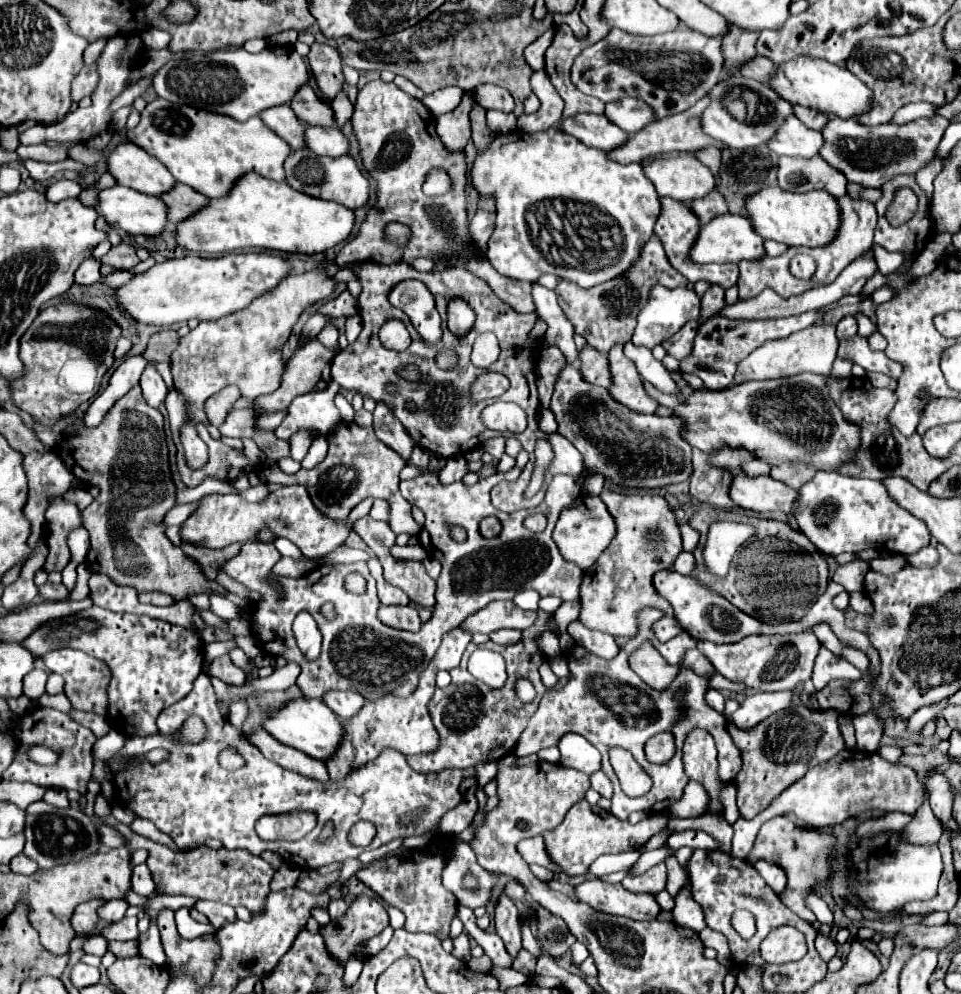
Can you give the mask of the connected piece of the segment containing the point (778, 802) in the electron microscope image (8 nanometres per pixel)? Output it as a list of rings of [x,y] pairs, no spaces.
[[[845,749],[839,751],[833,759],[829,759],[829,763],[819,763],[817,767],[809,769],[797,783],[789,785],[781,795],[777,795],[777,799],[755,819],[747,821],[739,817],[733,823],[735,835],[733,835],[731,855],[745,859],[749,849],[753,847],[759,827],[777,815],[795,813],[809,827],[819,829],[819,827],[843,823],[865,811],[901,811],[915,815],[917,809],[923,805],[923,801],[925,801],[923,783],[919,781],[917,773],[911,767],[889,763],[881,759],[877,753]]]

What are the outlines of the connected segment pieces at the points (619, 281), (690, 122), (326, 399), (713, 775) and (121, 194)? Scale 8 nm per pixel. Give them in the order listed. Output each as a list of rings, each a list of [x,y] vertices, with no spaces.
[[[651,237],[649,243],[645,243],[643,251],[637,257],[637,263],[625,271],[625,275],[619,275],[617,279],[605,281],[597,287],[577,287],[575,283],[569,283],[567,279],[559,279],[555,293],[561,303],[561,309],[565,311],[567,319],[573,323],[575,331],[587,339],[587,343],[607,353],[617,341],[629,341],[633,335],[633,329],[637,325],[637,311],[647,303],[649,291],[653,285],[667,285],[667,287],[681,287],[687,285],[687,279],[671,267],[667,261],[667,255],[661,247],[661,241],[657,237]]]
[[[705,95],[703,99],[699,99],[693,107],[689,107],[683,113],[667,115],[665,119],[659,119],[657,123],[647,125],[643,131],[631,135],[631,139],[625,145],[617,147],[615,151],[609,151],[609,157],[615,159],[617,163],[641,163],[643,159],[659,155],[659,153],[671,153],[671,151],[697,153],[697,151],[707,149],[707,147],[725,149],[725,143],[717,143],[717,139],[709,139],[709,135],[705,135],[705,131],[701,131],[701,111],[707,105],[709,105],[709,95]]]
[[[329,383],[323,391],[311,391],[295,397],[291,401],[289,415],[275,429],[275,435],[281,439],[289,439],[299,429],[317,429],[321,435],[333,431],[333,427],[341,423],[339,409],[333,401],[337,391],[337,383]]]
[[[705,729],[689,731],[689,737],[683,745],[683,763],[689,779],[697,779],[703,783],[711,797],[711,813],[721,813],[723,807],[719,805],[719,787],[723,785],[717,781],[717,749],[713,737]]]
[[[115,185],[99,195],[99,213],[129,235],[161,235],[167,225],[167,205],[159,197],[141,195],[129,187]]]

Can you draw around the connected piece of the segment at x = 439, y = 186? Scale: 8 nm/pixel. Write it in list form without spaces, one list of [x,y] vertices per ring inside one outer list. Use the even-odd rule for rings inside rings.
[[[433,171],[429,177],[427,177],[427,183],[423,185],[423,191],[427,195],[441,195],[449,189],[449,177],[443,173],[443,171]]]

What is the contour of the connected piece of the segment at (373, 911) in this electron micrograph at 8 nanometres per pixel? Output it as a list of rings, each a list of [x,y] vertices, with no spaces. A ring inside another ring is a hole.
[[[357,897],[347,913],[339,921],[331,921],[321,929],[325,937],[325,945],[329,951],[341,959],[343,963],[349,957],[367,959],[367,955],[359,949],[359,945],[375,935],[379,935],[389,925],[389,915],[385,907],[371,897]]]

